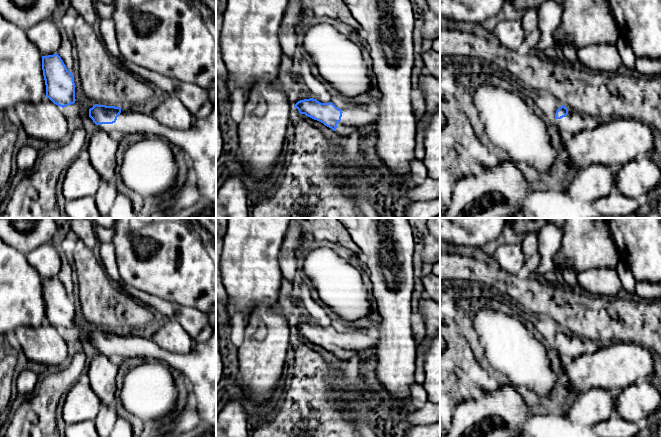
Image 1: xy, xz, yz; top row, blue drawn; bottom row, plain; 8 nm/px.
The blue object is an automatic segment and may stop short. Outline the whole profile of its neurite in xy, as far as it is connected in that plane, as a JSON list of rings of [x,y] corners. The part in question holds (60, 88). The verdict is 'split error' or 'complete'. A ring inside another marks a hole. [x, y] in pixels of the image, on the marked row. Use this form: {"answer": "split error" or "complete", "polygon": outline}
{"answer": "complete", "polygon": [[[57,53],[42,56],[42,70],[46,97],[62,108],[74,104],[76,101],[74,77],[61,57]]]}

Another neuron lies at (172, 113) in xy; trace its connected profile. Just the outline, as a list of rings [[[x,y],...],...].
[[[174,95],[165,96],[164,101],[153,110],[152,116],[164,126],[182,131],[191,128],[194,117]]]

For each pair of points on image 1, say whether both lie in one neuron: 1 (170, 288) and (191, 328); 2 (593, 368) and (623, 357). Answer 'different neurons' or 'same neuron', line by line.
1: different neurons
2: same neuron

